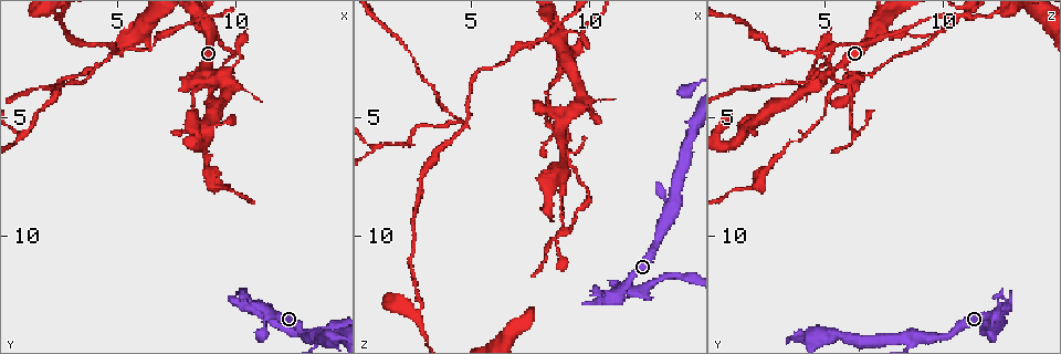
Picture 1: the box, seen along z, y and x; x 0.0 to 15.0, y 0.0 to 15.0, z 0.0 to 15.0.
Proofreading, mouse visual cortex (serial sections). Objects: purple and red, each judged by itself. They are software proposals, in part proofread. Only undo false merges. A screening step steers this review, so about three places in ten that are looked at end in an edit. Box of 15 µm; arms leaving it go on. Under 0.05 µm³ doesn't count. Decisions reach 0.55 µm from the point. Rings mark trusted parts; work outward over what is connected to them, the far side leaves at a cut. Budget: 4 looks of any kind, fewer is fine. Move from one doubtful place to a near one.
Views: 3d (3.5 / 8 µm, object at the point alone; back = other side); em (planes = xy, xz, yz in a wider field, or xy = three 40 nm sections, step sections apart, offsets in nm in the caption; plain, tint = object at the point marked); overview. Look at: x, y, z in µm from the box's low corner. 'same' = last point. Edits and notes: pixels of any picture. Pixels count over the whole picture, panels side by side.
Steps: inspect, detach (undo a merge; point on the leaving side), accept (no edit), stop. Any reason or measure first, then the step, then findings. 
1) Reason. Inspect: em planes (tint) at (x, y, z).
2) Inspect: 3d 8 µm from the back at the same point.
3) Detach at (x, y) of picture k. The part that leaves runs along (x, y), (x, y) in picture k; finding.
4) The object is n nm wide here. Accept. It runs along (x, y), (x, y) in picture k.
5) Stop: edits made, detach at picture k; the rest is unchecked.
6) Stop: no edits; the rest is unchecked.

A narrow waist. Inspect: 3d 3.5 µm at (9.0, 1.4, 7.3).

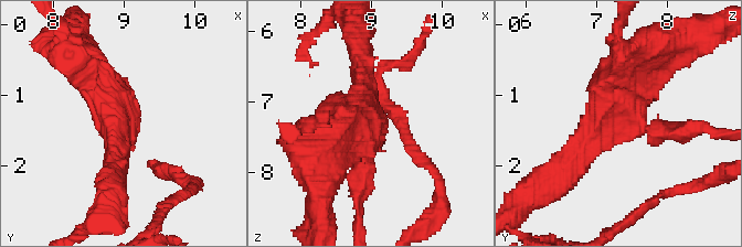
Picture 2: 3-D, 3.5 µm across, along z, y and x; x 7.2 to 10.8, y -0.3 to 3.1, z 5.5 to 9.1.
Detach at (684, 139) of picture 2. The part that leaves runs along (649, 128), (652, 131), (725, 131) in picture 2; two cells meet here.

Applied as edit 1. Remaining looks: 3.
See it whole again. Inspect: overview.

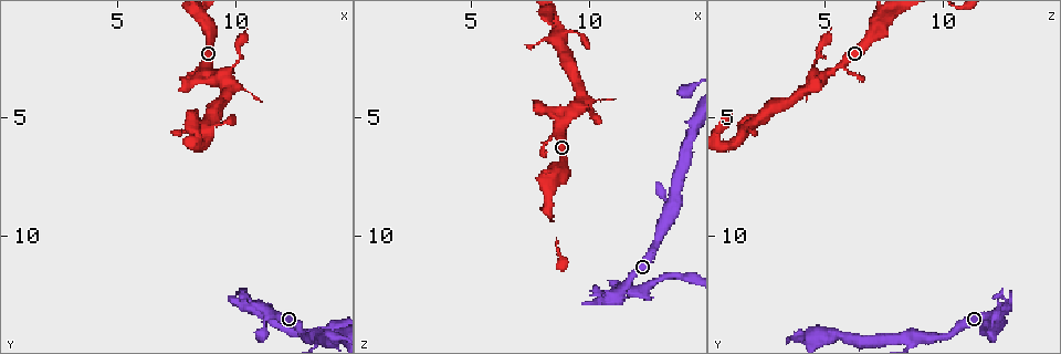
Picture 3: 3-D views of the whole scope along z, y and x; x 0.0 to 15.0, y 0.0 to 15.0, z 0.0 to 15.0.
Sharp bend. Inspect: 3d 3.5 µm from the back at (11.3, 13.5, 12.2).

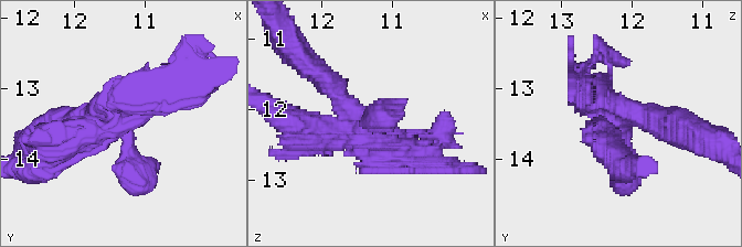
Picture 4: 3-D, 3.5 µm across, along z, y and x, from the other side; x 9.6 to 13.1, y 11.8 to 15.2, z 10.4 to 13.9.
The arms are 300, 350, 400, 500 nm wide. Detach at (81, 147) of picture 4. The part that leaves runs along (116, 124), (78, 133), (31, 168) in picture 4; a second cell is stuck on.

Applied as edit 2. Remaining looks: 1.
Stop: edits made, detach at picture 2, detach at picture 4; the rest is unchecked.

